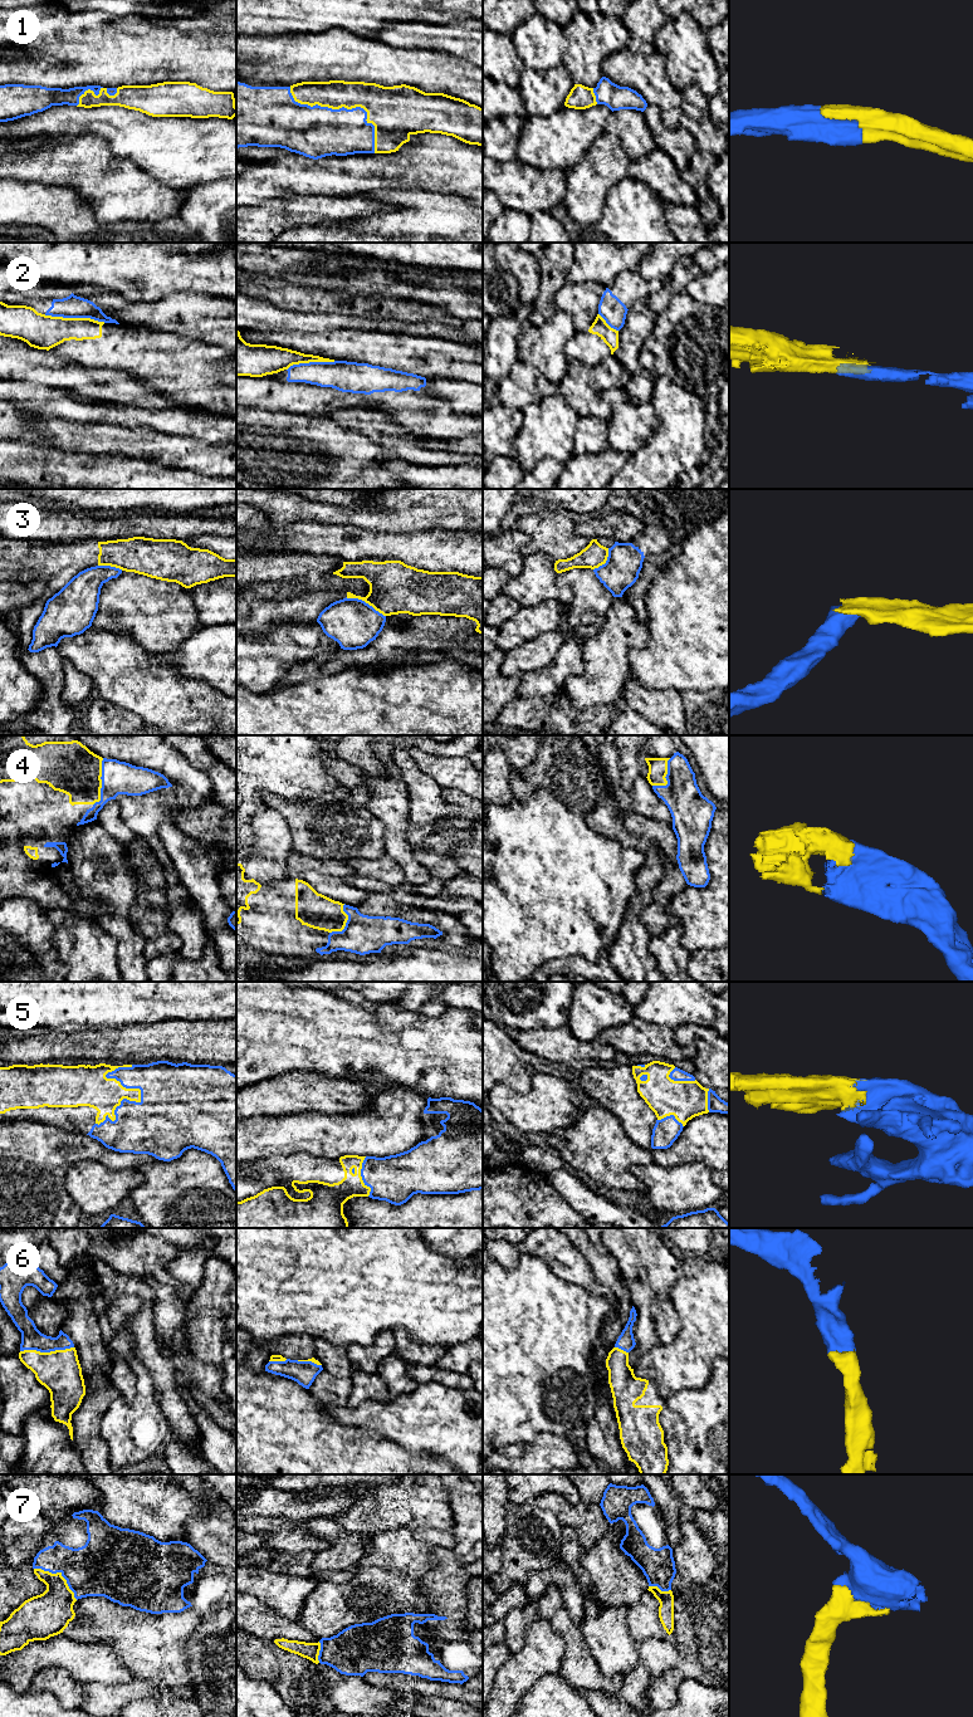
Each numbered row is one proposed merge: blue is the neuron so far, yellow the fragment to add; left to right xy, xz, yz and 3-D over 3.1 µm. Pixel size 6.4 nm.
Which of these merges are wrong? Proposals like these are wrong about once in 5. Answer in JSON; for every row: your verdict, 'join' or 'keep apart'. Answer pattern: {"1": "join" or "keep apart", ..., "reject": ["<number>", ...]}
{"1": "join", "2": "keep apart", "3": "keep apart", "4": "join", "5": "join", "6": "join", "7": "join", "reject": ["2", "3"]}

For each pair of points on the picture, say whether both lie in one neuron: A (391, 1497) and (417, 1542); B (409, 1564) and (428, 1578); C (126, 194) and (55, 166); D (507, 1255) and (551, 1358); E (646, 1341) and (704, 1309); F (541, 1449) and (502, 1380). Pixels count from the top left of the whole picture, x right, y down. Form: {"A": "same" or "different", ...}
{"A": "different", "B": "different", "C": "same", "D": "different", "E": "different", "F": "different"}

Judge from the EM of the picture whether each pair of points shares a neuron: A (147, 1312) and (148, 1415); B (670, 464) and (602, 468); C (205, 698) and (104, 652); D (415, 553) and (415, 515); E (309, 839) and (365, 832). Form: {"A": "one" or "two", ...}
{"A": "two", "B": "two", "C": "one", "D": "two", "E": "one"}

